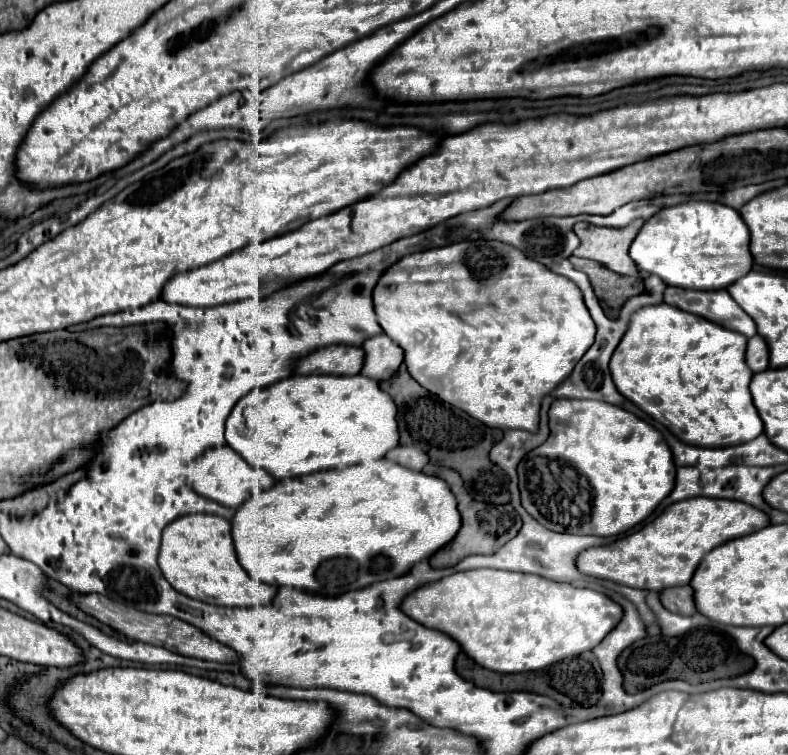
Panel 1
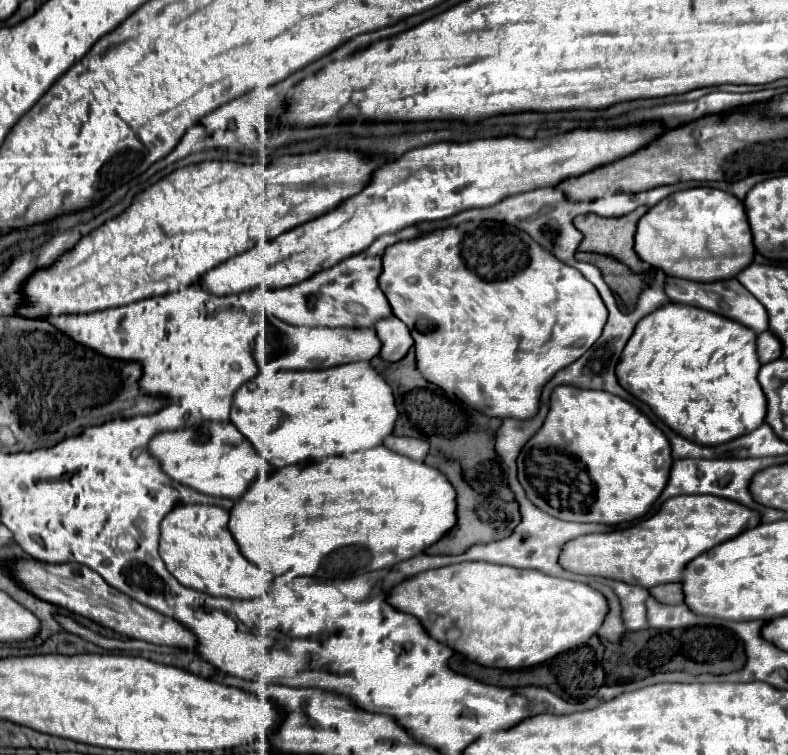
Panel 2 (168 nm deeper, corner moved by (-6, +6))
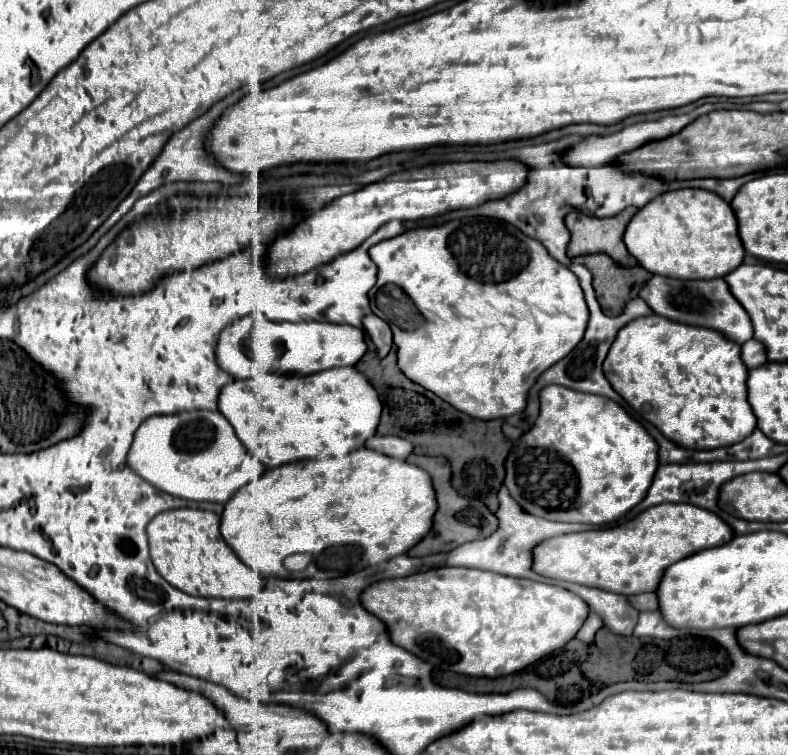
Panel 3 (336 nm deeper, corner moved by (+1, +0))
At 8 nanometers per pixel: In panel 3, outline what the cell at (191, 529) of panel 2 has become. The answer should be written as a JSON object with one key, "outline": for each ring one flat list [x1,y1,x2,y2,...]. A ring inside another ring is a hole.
{"outline":[[163,511,147,525,147,537,151,561,159,575,187,595,195,595,197,591,201,597,253,599,265,587,265,581,251,567,245,567,233,549,221,539,219,517,211,511]]}

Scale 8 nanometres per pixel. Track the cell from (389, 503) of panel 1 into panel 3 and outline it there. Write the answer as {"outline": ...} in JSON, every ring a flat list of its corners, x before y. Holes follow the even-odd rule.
{"outline":[[361,447,333,459,309,459,267,469,227,501,221,515,221,535,235,555,261,577,289,579,293,573,283,567,283,559,291,553,309,553,313,559,303,577,335,579,407,553,433,529,435,511,437,497,427,471]]}

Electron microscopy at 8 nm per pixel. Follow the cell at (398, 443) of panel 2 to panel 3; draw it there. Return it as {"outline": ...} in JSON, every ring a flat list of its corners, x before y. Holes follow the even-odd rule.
{"outline":[[371,437,367,439,365,447,369,449,375,449,383,455,389,455,389,457,395,457,395,459,407,459,409,453,413,453,413,445,401,437]]}

